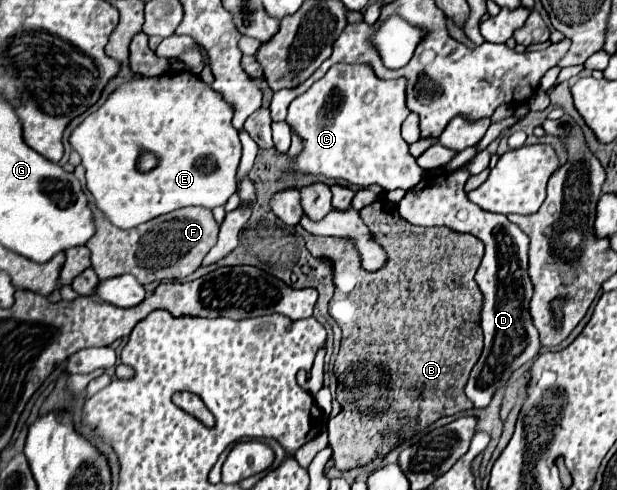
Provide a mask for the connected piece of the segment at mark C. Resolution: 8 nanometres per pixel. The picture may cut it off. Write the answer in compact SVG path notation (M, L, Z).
M334 65L328 73L318 79L306 93L296 97L286 115L290 129L302 139L302 151L292 159L286 175L312 175L326 177L334 181L346 181L358 187L378 185L384 191L392 189L412 189L424 177L424 171L416 165L416 159L408 153L408 143L400 137L400 125L408 117L408 107L404 105L404 79L384 81L376 79L372 69L366 65Z

